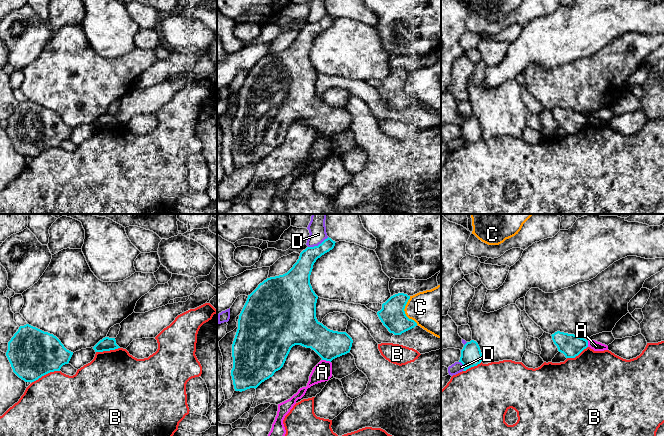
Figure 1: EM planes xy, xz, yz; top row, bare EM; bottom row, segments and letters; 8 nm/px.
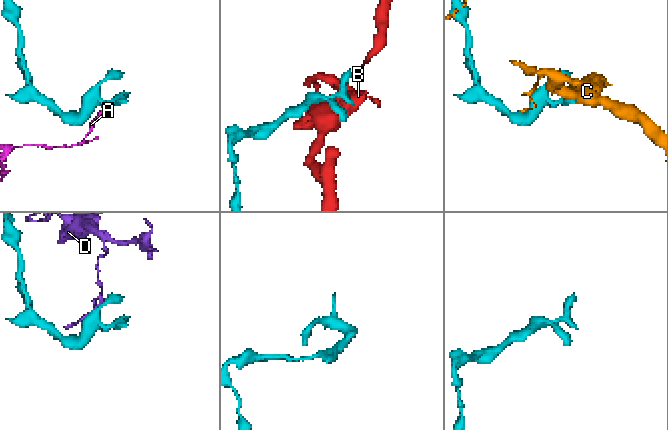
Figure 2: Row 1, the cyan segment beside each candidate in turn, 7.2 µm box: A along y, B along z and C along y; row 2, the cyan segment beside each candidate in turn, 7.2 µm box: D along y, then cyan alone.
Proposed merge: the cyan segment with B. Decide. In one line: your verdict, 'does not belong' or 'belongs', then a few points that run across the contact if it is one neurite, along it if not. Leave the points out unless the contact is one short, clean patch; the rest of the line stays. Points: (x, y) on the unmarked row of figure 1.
does not belong

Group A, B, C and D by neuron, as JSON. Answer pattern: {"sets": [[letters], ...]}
{"sets": [["A"], ["B"], ["C"], ["D"]]}

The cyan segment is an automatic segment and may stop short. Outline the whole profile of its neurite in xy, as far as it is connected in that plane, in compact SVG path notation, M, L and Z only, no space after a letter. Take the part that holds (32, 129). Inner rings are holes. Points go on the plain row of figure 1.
M29 100L19 103L6 128L13 148L31 159L50 148L60 147L72 131L56 112Z

